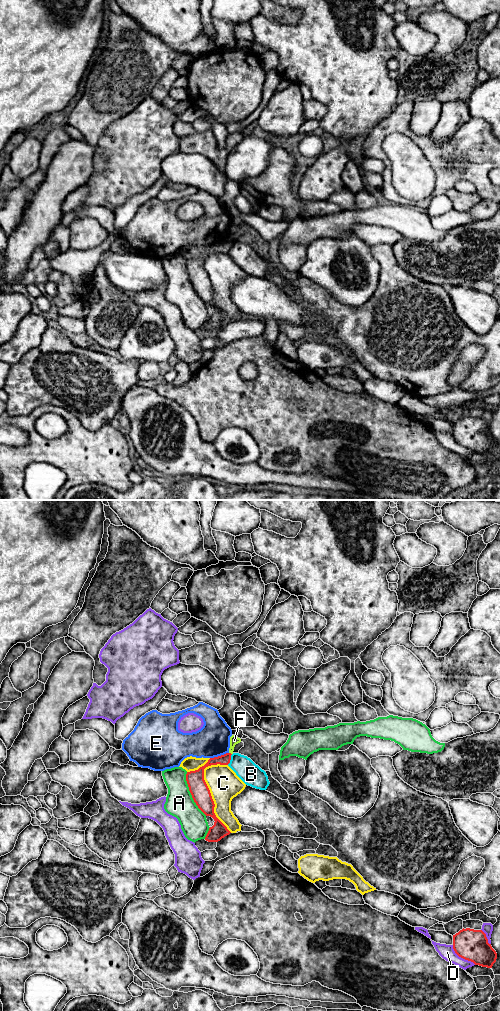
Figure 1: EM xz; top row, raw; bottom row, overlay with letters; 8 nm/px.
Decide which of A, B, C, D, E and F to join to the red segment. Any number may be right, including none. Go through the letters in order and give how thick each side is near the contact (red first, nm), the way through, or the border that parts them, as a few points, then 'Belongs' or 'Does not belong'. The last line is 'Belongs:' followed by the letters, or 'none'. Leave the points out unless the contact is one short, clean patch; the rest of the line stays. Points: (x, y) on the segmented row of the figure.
A: Thickness 150 nm (red) against 220 nm. Does not belong
B: Thickness 80 nm (red) against 180 nm. Does not belong
C: Thickness 150 nm (red) against 260 nm. Does not belong
D: Thickness 260 nm (red) against 120 nm. Does not belong
E: Thickness 120 nm (red) against 280 nm. Does not belong
F: Thickness 80 nm (red) against 70 nm. Boundary: xz (229, 752), (231, 754). Does not belong
Belongs: none

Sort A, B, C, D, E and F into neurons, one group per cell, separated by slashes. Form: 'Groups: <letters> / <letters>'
Groups: A / B / C / D / E / F

